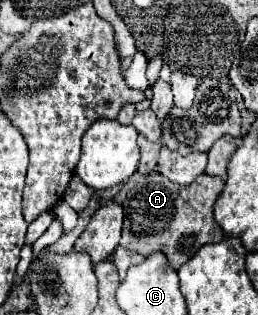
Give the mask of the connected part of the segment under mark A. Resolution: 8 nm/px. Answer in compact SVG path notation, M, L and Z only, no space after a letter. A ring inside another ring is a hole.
M150 172L132 186L124 200L124 228L120 246L148 256L160 250L170 260L170 266L178 270L188 262L204 244L220 242L224 238L222 228L212 216L212 206L224 188L224 180L210 174L200 174L192 184L180 186L170 182L158 172Z

